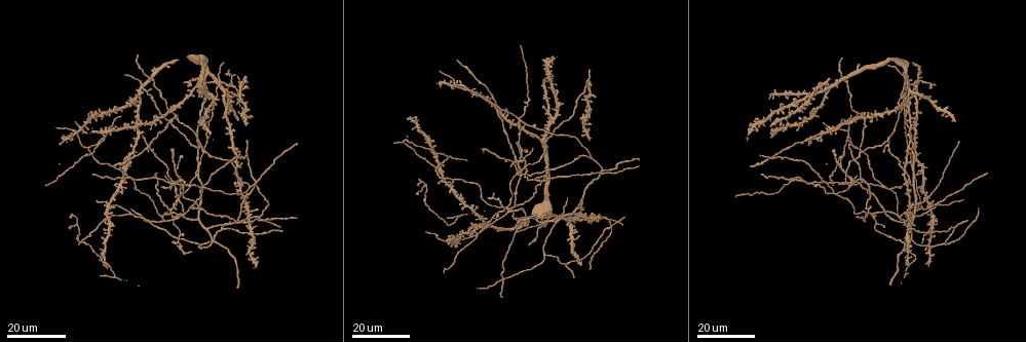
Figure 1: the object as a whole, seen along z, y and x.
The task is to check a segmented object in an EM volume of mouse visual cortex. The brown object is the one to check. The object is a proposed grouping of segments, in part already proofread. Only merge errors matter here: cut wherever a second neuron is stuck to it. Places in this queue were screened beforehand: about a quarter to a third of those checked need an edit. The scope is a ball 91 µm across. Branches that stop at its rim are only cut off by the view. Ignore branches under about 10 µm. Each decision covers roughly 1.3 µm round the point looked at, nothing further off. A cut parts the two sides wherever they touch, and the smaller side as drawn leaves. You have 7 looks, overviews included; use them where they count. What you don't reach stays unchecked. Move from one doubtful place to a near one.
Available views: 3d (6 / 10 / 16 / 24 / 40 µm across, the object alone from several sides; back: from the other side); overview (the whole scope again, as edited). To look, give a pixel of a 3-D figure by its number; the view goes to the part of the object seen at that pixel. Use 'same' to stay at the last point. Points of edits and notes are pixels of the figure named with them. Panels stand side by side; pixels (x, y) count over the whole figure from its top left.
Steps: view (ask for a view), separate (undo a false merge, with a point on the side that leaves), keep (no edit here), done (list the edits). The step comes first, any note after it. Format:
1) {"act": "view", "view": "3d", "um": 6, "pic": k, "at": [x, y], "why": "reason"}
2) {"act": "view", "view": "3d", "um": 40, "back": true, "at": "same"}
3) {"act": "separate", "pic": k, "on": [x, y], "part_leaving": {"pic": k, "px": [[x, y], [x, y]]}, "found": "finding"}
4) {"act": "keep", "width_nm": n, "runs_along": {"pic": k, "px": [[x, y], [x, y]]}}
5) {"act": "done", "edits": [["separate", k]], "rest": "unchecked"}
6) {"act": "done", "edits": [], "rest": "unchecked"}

{"act": "view", "view": "3d", "um": 16, "pic": 1, "at": [861, 177], "why": "three arms meet"}

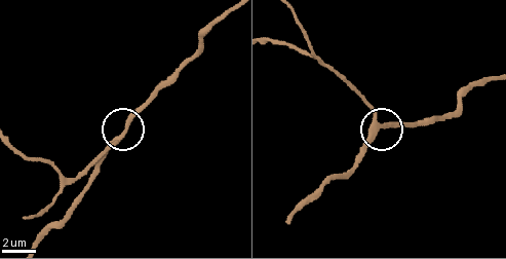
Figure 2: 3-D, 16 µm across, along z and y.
{"act": "view", "view": "3d", "um": 10, "pic": 2, "at": [122, 139]}

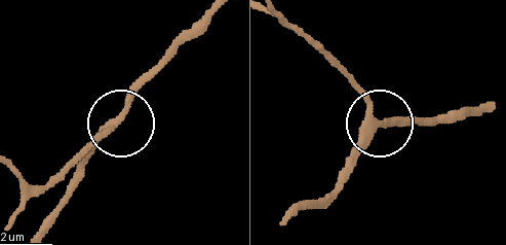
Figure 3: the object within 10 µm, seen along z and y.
{"act": "keep", "width_nm": 280, "runs_along": {"pic": 3, "px": [[294, 213], [334, 186], [380, 119], [418, 119]]}, "found": "continuous, no second neuron"}

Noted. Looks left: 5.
{"act": "view", "view": "3d", "um": 24, "pic": 1, "at": [202, 150], "why": "three-way junction"}

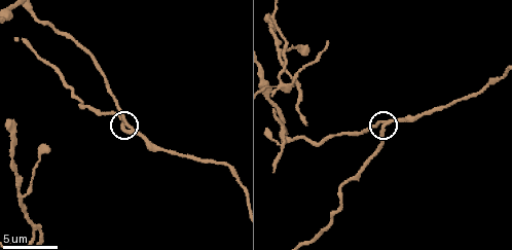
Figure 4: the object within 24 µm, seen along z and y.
{"act": "view", "view": "3d", "um": 6, "pic": 4, "at": [126, 125], "why": "closer look"}

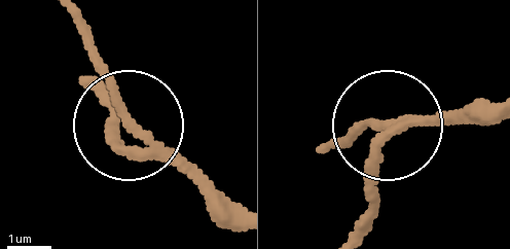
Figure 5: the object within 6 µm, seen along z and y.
{"act": "keep", "width_nm": 230, "runs_along": {"pic": 5, "px": [[490, 103], [394, 121], [379, 147], [376, 203], [350, 232]]}, "found": "continuous, no second neuron"}

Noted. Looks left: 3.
{"act": "view", "view": "3d", "um": 24, "pic": 1, "at": [808, 181], "why": "four arms meet"}

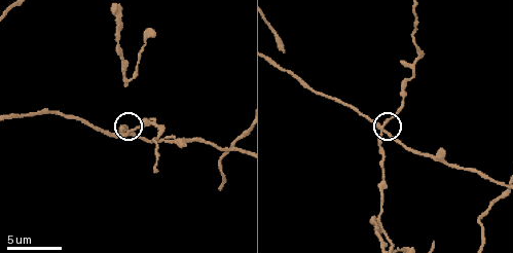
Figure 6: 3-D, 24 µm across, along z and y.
{"act": "view", "view": "3d", "um": 10, "pic": 6, "at": [121, 133], "why": "closer look"}

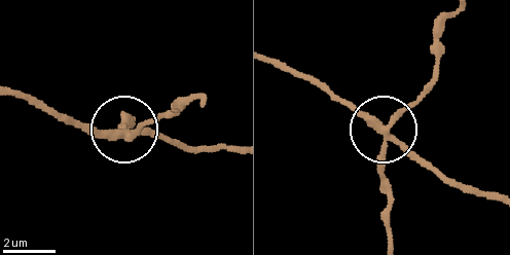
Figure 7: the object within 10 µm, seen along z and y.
{"act": "view", "view": "3d", "um": 10, "back": true, "pic": 7, "at": [127, 133]}

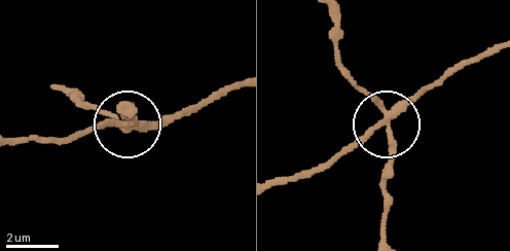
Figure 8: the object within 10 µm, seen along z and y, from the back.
{"act": "separate", "pic": 8, "on": [392, 157], "arms": 4, "part_leaving": {"pic": 8, "px": [[387, 118], [387, 236]]}, "found": "two neurons meet here"}

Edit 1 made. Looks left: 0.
{"act": "done", "edits": [["separate", 8]], "rest": "unchecked"}

